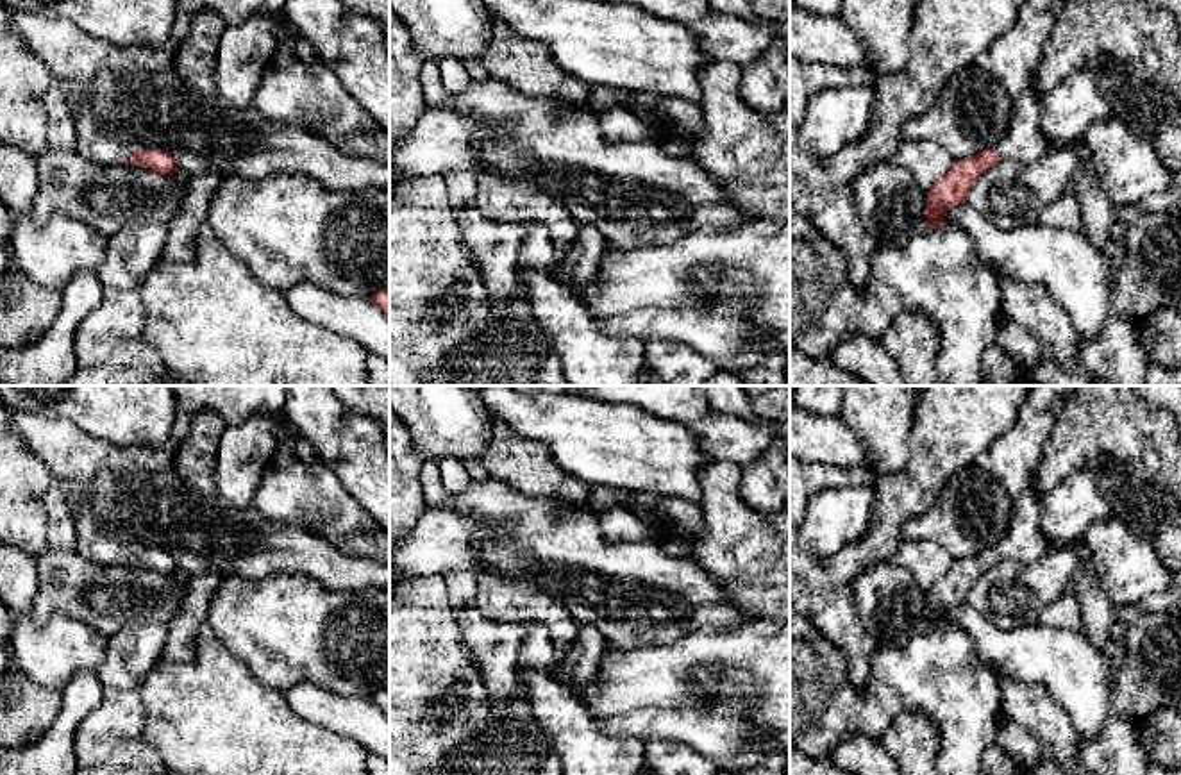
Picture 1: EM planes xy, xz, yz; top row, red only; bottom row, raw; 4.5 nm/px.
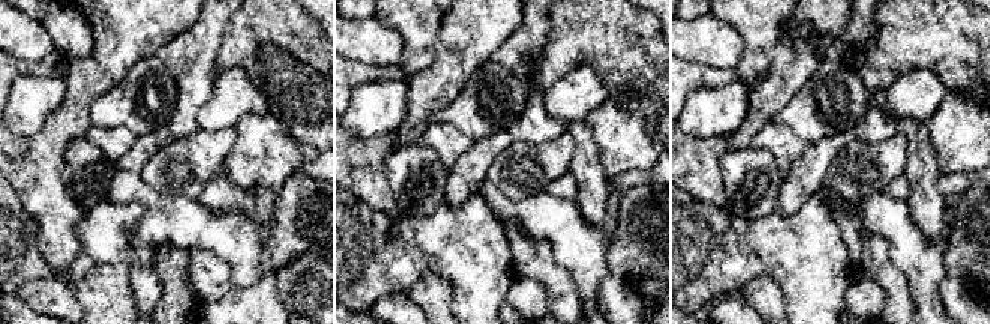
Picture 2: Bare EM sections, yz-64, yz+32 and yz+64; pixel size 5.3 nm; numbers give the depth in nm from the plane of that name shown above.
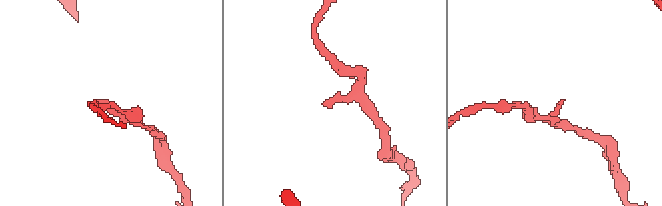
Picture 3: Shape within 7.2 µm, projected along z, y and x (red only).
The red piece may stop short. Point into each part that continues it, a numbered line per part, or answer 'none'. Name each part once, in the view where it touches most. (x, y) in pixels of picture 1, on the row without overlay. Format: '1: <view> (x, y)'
1: xy (108, 547)

